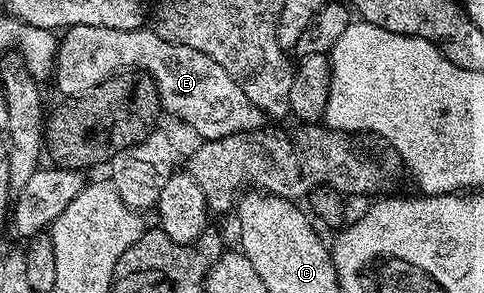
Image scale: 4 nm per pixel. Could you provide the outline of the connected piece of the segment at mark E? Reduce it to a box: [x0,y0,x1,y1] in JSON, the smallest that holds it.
[55,26,266,140]

